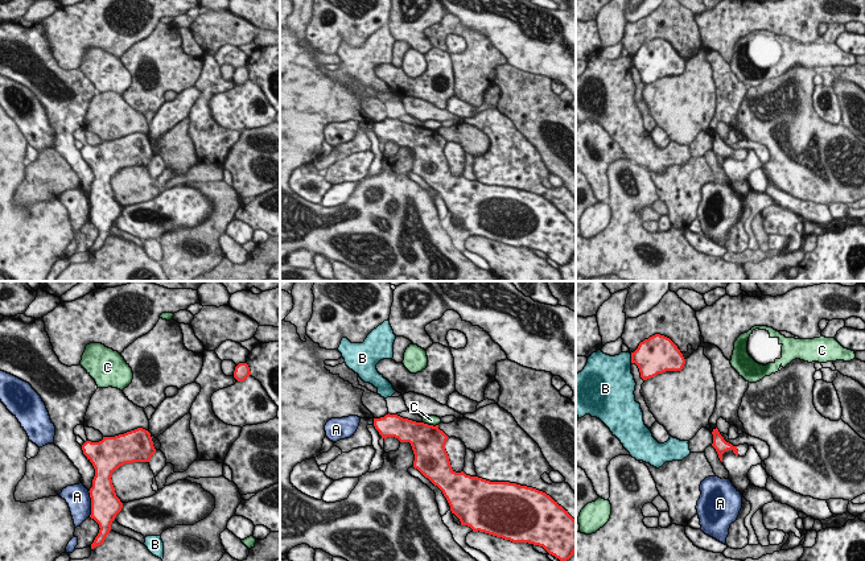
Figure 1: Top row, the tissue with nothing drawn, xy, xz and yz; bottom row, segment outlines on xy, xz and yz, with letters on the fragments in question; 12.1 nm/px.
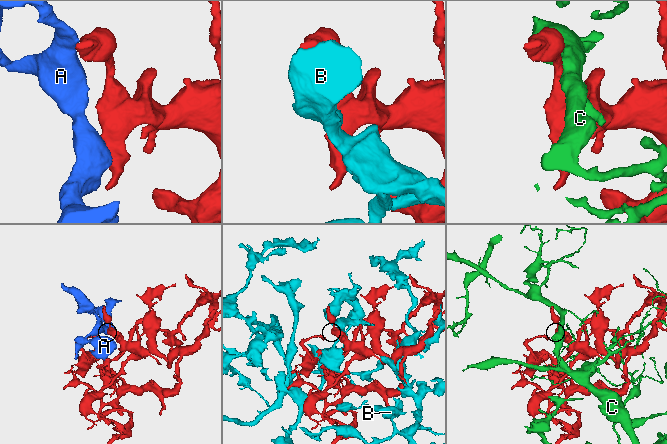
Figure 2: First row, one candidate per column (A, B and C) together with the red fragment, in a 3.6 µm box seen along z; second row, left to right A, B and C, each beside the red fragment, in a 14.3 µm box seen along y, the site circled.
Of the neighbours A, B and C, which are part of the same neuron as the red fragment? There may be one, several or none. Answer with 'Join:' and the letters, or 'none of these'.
Join: none of these

